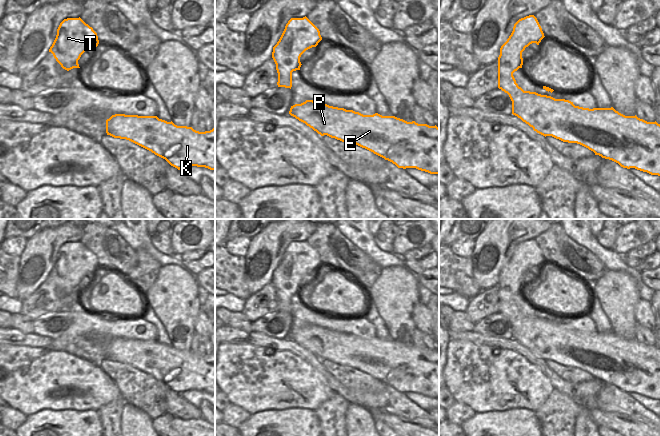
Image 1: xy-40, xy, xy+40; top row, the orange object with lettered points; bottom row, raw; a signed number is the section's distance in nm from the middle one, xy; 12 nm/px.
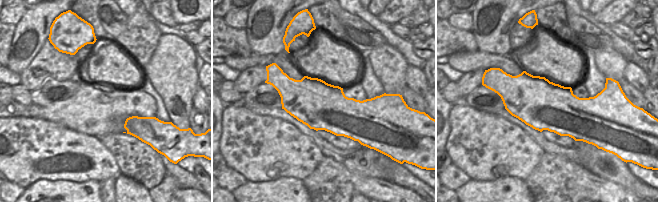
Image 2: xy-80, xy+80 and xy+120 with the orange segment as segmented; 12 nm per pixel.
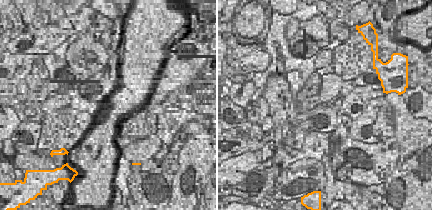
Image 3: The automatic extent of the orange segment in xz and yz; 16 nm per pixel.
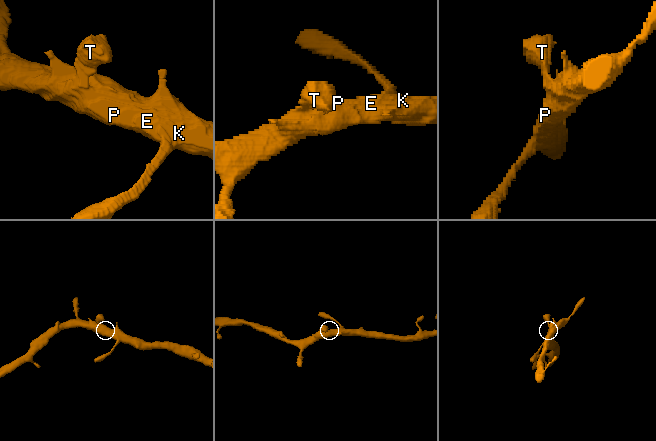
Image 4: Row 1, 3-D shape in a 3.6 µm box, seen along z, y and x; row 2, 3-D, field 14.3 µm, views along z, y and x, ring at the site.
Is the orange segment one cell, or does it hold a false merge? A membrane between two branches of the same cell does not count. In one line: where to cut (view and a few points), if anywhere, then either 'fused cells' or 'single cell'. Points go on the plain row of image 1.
cut none; single cell

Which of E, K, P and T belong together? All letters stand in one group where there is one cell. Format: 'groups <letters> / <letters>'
groups E K P T

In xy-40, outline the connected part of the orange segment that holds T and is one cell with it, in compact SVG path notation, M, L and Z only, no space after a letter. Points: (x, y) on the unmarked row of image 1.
M80 241L64 243L58 253L56 262L49 273L61 289L67 295L80 292L78 284L89 273L98 270L97 257Z

